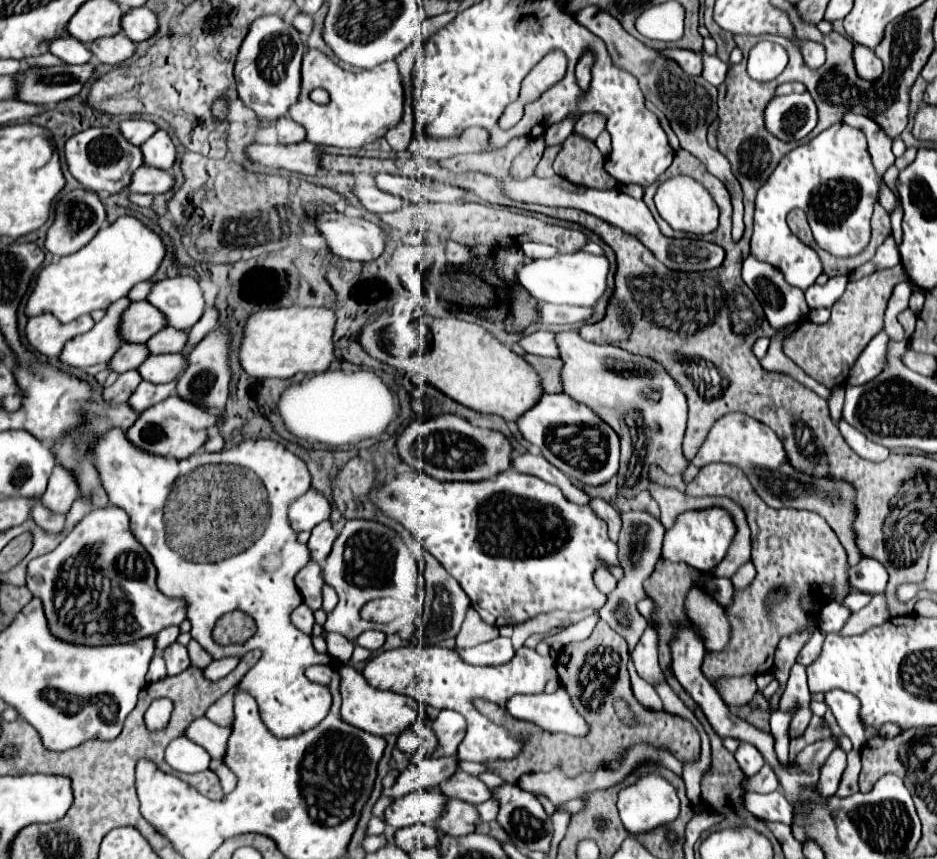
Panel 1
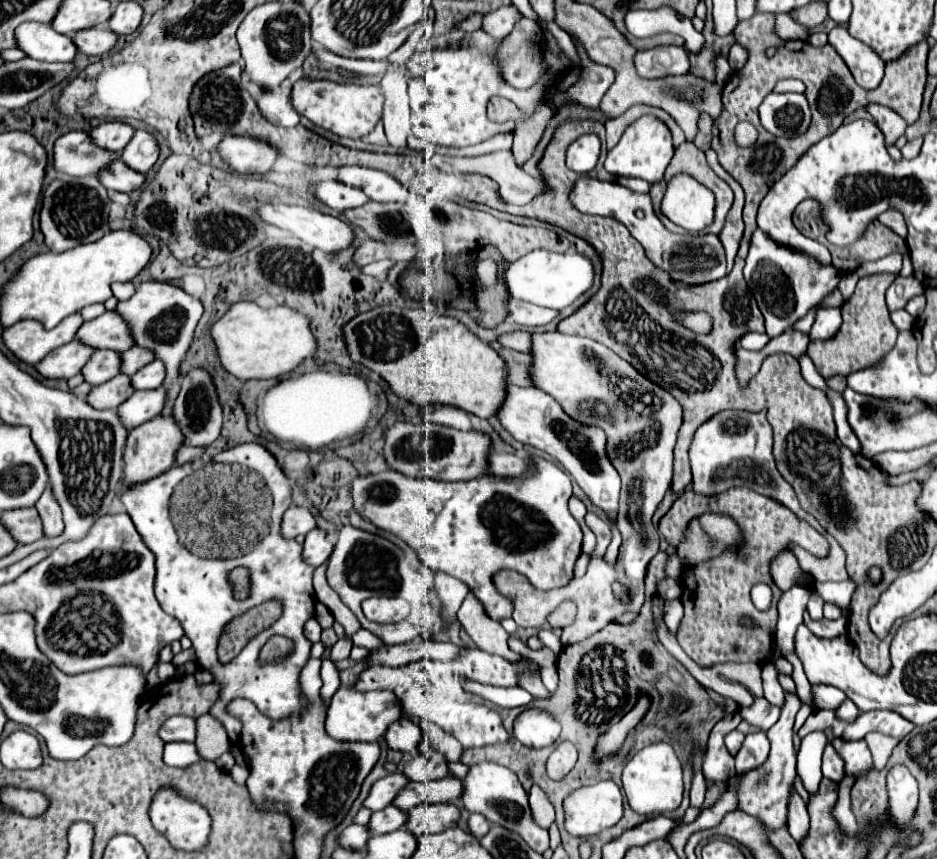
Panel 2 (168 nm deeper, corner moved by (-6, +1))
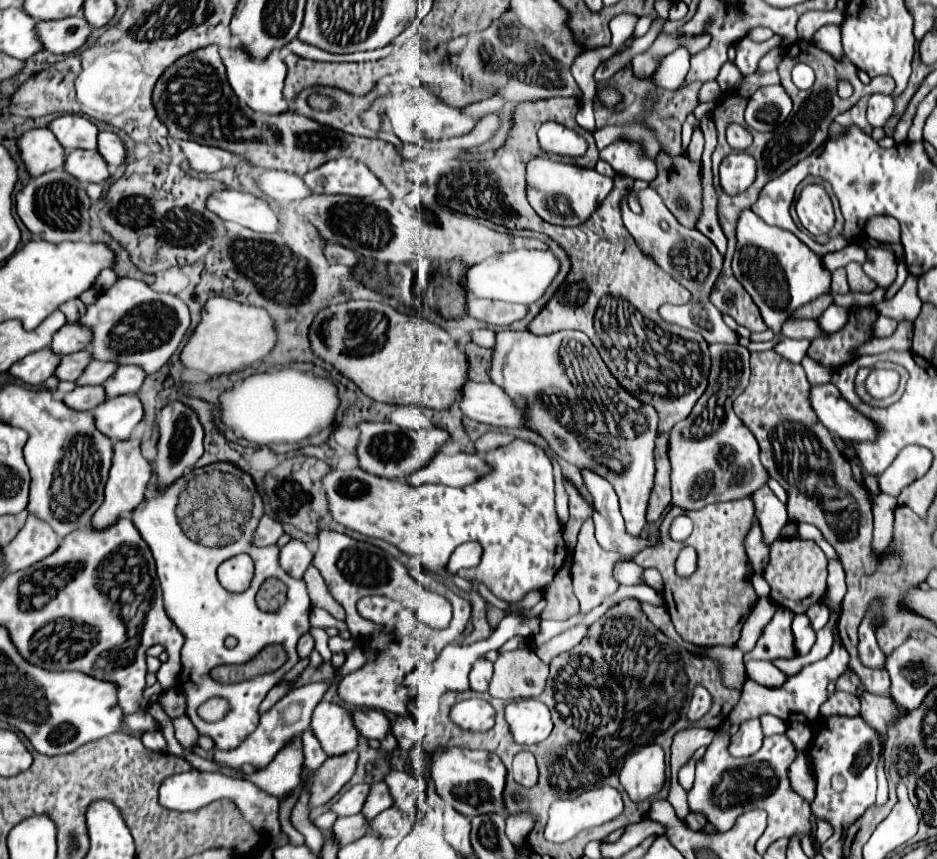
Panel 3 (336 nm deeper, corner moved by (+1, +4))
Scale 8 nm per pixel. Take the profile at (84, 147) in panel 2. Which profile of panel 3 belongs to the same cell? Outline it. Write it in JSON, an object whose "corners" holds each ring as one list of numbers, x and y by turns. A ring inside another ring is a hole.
{"corners":[[29,129,17,139,19,157,31,177,63,167,65,149,51,137,49,129]]}

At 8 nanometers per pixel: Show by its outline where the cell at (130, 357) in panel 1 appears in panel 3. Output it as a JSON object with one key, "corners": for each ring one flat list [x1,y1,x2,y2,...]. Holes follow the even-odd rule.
{"corners":[[77,351,71,355,63,355,57,369,55,369,55,377,59,381,75,381,75,377,79,377,79,371,83,371,83,365,87,365,91,361,87,351]]}

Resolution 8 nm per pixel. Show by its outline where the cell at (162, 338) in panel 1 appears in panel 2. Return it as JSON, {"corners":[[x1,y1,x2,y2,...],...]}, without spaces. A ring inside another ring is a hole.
{"corners":[[134,344,130,350,126,350,126,352,122,354,122,372,132,376,132,374,138,372,144,364,150,364,154,358,156,358,156,354,154,354,150,348,144,348,144,346]]}

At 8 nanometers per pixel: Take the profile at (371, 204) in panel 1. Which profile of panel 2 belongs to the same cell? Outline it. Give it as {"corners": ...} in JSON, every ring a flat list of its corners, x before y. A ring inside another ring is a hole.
{"corners":[[328,180,328,182,318,182,312,186,312,194,328,204,330,208,344,212,346,208,358,208,360,204,370,202,370,198,366,198,366,194,354,186,346,186,338,180]]}

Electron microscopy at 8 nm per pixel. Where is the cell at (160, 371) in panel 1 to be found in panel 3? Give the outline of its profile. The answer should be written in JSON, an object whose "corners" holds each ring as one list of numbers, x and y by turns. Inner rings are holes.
{"corners":[[121,365,121,367,103,383,105,397,111,399,111,397,119,397,119,395,135,395,135,393,141,389,143,379,145,379,143,369,135,369,135,365,127,365,127,367]]}

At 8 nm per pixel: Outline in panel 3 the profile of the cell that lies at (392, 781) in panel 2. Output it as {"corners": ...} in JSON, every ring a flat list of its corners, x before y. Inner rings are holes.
{"corners":[[367,783,351,787,341,795,341,799,335,805,331,805,331,811,337,813,337,817,359,813,359,809,363,807,363,797,367,797,367,789,369,789]]}

